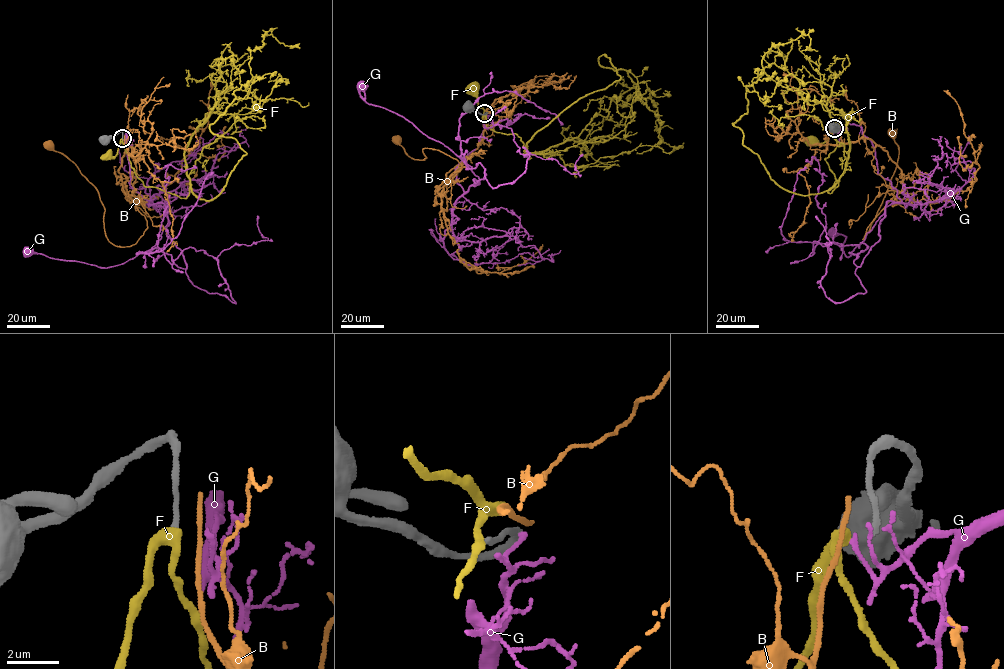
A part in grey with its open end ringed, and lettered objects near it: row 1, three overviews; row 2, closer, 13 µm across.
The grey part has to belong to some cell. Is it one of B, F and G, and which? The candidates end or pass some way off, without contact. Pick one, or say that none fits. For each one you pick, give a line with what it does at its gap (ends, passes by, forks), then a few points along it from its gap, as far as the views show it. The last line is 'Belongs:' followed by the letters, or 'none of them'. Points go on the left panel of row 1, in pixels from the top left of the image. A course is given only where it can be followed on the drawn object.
Belongs: none of them

